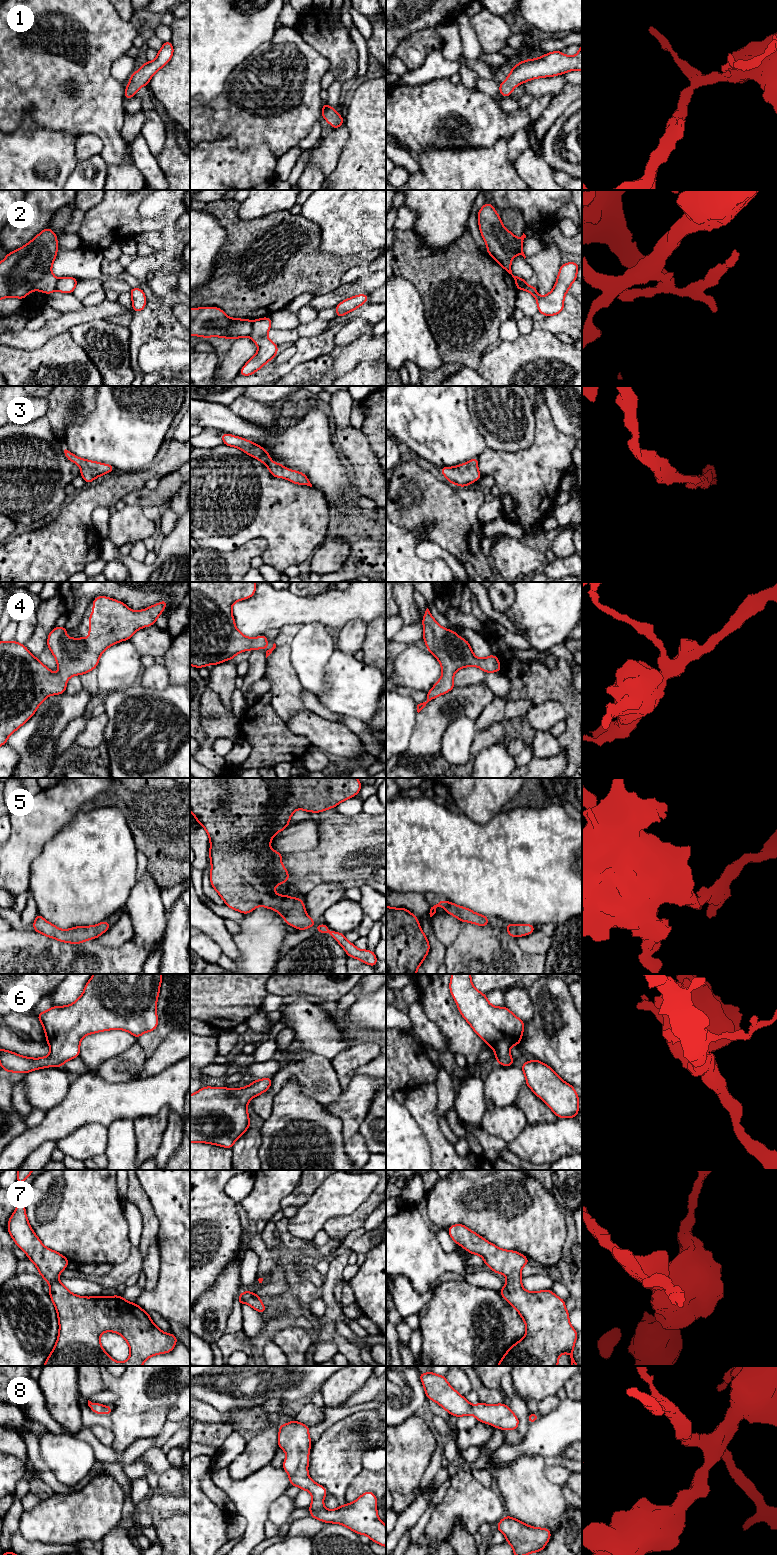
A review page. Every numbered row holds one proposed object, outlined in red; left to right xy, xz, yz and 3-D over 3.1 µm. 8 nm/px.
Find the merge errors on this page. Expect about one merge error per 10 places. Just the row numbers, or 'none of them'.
2

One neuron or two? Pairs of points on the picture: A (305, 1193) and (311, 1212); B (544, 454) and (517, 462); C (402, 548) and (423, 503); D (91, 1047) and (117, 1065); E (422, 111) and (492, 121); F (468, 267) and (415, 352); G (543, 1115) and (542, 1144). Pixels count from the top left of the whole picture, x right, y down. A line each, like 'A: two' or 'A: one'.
A: two
B: one
C: two
D: two
E: one
F: two
G: two

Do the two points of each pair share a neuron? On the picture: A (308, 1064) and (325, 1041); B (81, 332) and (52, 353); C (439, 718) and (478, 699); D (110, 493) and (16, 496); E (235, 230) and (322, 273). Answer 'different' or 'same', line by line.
A: different
B: different
C: same
D: different
E: same

